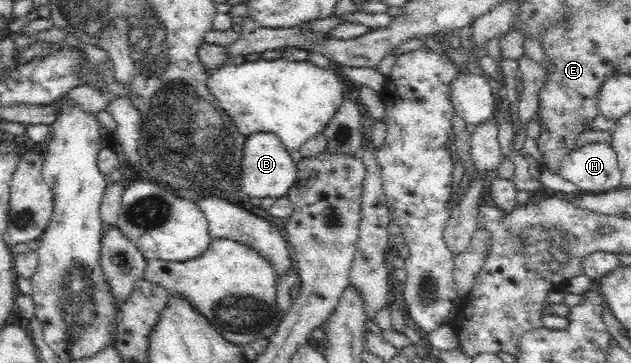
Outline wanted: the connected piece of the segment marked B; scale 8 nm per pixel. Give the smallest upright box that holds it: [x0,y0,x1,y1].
[235,133,297,198]

